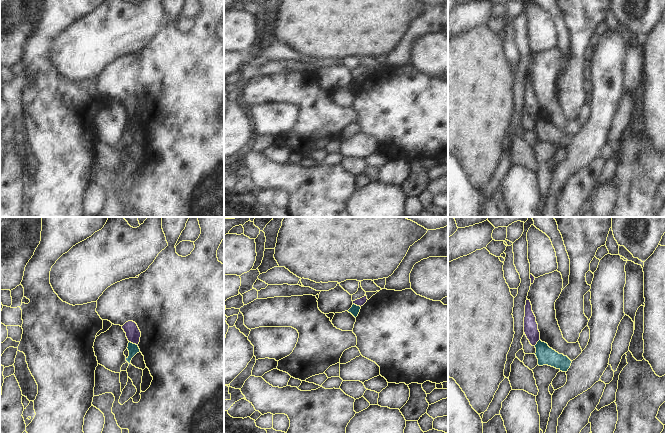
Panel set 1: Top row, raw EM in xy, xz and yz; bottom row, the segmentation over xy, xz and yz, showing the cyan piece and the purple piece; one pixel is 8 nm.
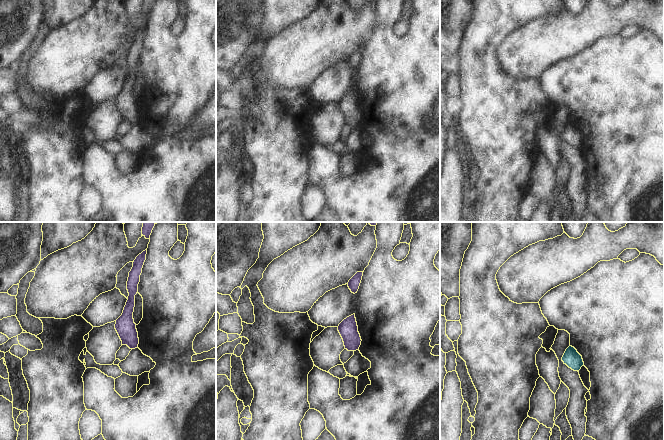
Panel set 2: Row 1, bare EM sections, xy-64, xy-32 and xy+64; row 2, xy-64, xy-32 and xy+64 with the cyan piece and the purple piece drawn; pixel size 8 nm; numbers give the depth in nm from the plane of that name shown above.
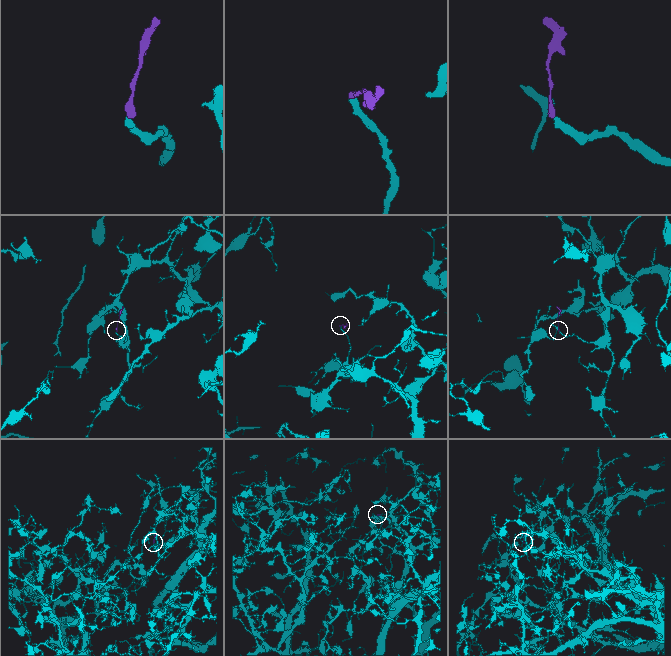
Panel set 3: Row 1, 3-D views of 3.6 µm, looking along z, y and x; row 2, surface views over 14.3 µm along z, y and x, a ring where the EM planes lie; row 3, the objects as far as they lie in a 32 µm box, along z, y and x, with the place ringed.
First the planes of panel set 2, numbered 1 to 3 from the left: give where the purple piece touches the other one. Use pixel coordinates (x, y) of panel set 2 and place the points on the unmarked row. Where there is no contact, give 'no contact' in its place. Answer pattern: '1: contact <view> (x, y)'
1: no contact
2: no contact
3: no contact

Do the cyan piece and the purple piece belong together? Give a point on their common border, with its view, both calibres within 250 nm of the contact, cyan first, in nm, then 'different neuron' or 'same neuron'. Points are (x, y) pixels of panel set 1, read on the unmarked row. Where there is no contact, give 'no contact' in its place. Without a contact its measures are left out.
xy (132, 119) | 90/120 nm | different neuron

